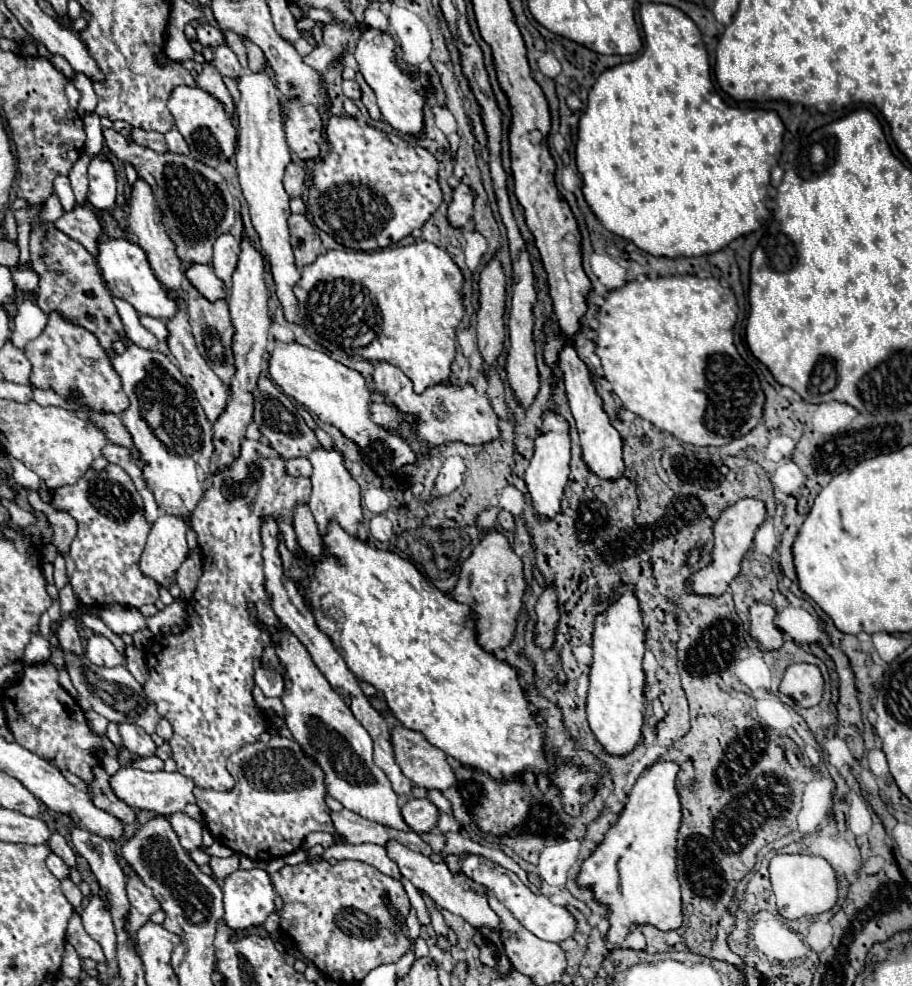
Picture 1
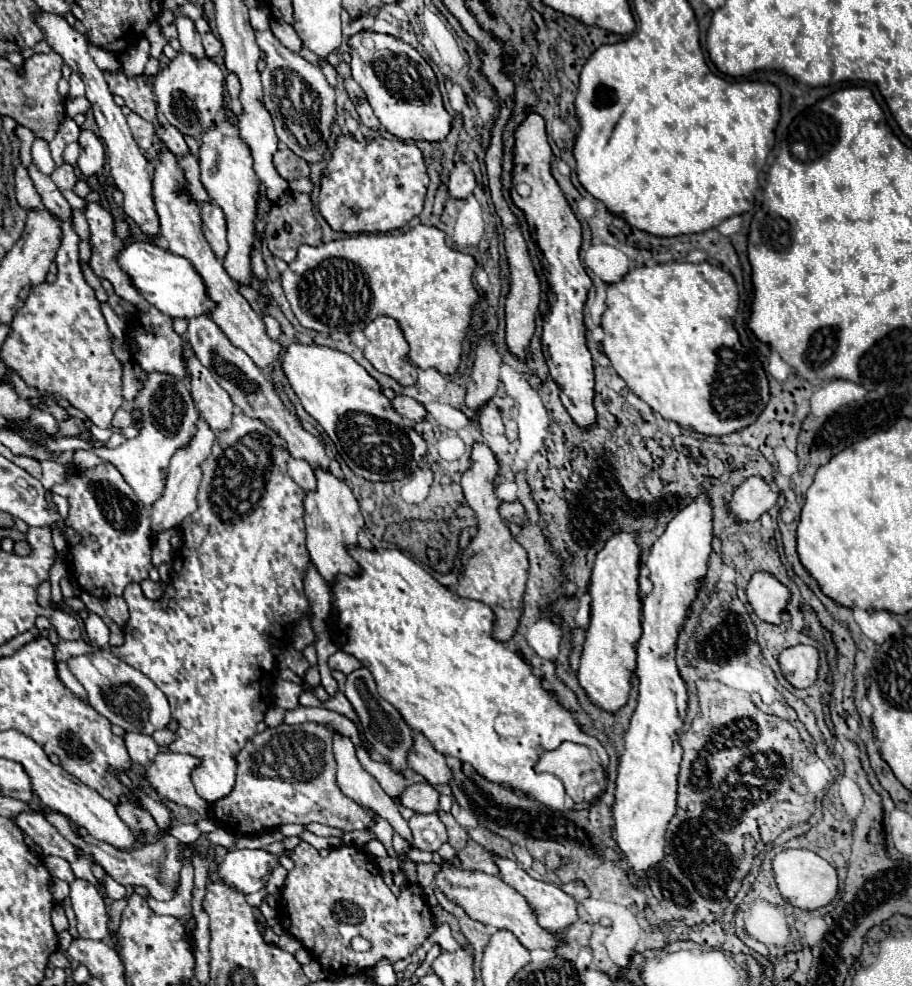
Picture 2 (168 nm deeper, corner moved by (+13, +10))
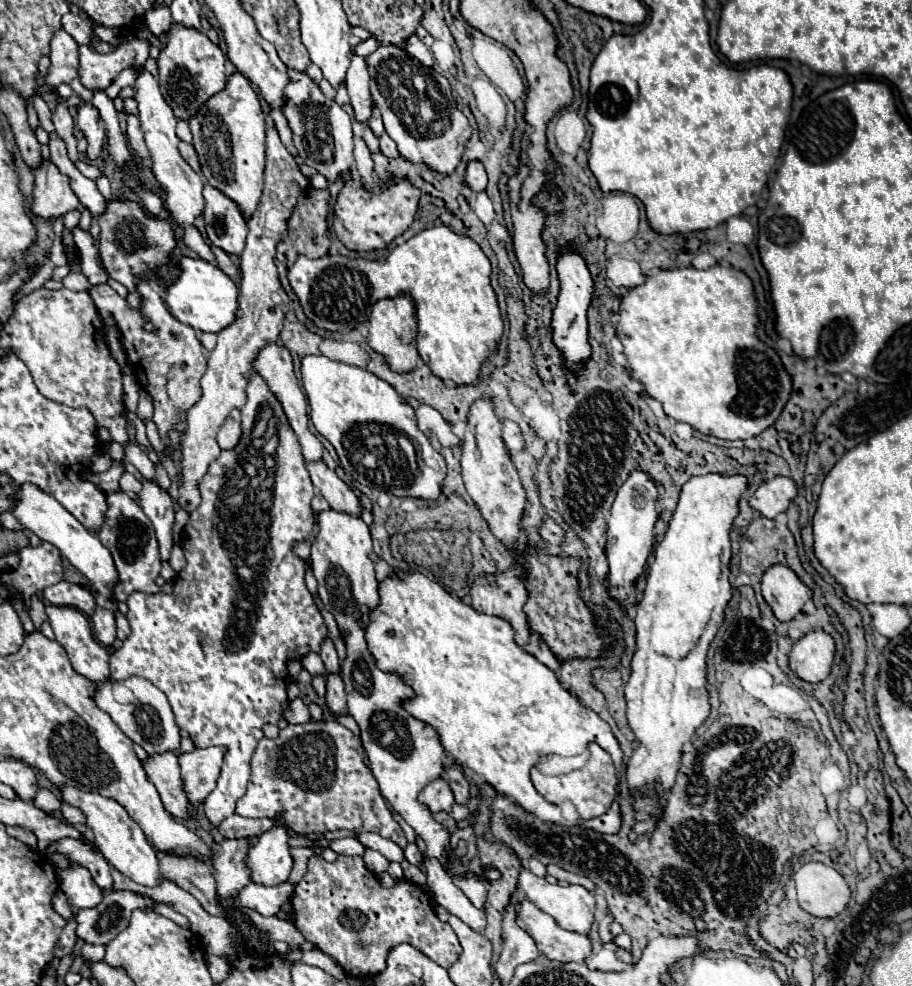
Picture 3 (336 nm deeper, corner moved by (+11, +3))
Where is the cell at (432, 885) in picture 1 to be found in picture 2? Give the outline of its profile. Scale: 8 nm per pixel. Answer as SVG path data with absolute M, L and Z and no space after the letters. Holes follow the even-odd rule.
M444 861L442 871L436 875L436 887L440 887L452 901L456 901L464 911L484 923L484 925L494 925L498 929L508 929L512 931L520 943L526 949L556 949L562 945L562 939L558 933L550 933L538 925L538 915L530 907L530 903L508 883L504 883L498 877L486 875L486 873L476 873L476 871L466 871L460 867L454 867L452 863Z

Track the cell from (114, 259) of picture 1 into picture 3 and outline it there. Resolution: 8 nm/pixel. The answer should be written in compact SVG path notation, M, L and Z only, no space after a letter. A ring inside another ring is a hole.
M182 258L178 262L178 268L178 278L164 290L164 304L168 312L178 322L202 332L220 332L222 328L230 326L238 308L238 286L220 268L204 260Z

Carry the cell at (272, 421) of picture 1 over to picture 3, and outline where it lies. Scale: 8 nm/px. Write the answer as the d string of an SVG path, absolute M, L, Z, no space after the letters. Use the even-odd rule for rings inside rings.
M316 460L316 462L304 462L312 484L320 490L320 494L328 500L328 504L334 510L342 510L342 512L352 512L356 516L360 516L360 504L356 494L346 486L344 480L338 478L336 472L332 472L324 460Z

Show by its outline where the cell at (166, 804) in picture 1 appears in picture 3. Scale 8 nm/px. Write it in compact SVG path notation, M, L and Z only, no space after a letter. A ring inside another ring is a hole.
M196 748L194 752L178 756L184 784L182 788L192 808L198 808L202 800L212 792L212 788L216 788L222 758L224 748Z

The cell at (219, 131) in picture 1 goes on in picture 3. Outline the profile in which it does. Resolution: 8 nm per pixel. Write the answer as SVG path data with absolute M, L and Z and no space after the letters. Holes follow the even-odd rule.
M172 24L170 42L158 56L158 82L160 92L166 104L172 108L174 116L180 120L190 120L200 112L202 104L206 104L214 94L222 92L226 86L226 58L218 46L214 46L206 34L194 28L184 28L180 24Z

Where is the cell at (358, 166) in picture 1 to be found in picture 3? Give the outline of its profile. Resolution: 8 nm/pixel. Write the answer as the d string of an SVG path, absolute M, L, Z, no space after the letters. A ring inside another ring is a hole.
M388 176L386 186L366 188L364 184L356 184L352 178L344 180L344 186L334 204L332 226L338 240L356 252L368 250L384 250L396 236L404 234L414 222L416 210L420 202L420 188L416 188L404 176Z

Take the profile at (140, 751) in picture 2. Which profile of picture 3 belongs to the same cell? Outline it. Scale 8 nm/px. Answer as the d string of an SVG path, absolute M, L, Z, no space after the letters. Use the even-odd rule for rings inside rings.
M162 752L162 754L150 754L146 760L142 760L142 768L148 776L148 780L156 786L164 808L178 818L188 818L188 800L182 792L182 780L180 780L180 766L174 752Z

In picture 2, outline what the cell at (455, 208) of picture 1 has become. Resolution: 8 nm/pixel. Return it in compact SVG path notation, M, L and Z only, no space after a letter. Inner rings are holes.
M456 163L454 171L450 173L450 195L456 197L456 199L464 199L468 195L472 195L476 187L476 177L474 177L474 171L470 169L468 163Z

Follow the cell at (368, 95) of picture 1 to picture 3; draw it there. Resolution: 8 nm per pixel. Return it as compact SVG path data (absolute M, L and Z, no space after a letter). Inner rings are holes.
M388 134L378 136L378 142L380 142L380 152L382 152L384 156L390 156L390 158L396 158L396 156L398 156L396 144L394 144L394 140L392 140Z

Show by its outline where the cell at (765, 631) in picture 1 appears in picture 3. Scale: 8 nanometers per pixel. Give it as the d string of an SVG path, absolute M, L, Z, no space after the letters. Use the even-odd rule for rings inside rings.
M780 564L764 572L760 588L764 600L780 622L792 620L812 598L810 588L806 588L790 568Z

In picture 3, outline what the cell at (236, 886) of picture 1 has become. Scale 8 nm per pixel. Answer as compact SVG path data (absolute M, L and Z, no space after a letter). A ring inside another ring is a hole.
M276 826L270 832L262 834L258 844L248 850L244 864L250 870L250 878L254 884L278 886L286 882L292 870L286 830Z

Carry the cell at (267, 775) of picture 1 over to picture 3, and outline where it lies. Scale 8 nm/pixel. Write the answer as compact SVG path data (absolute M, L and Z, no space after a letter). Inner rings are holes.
M320 720L292 726L288 724L286 734L276 740L262 738L252 756L252 776L246 794L236 804L236 814L246 818L282 818L294 832L324 832L324 830L352 830L352 832L376 832L382 838L396 842L400 848L406 846L406 836L402 828L394 822L386 800L378 790L378 782L372 772L362 762L362 744L348 728L340 726L336 720ZM336 800L340 806L338 814L326 810L326 802Z

